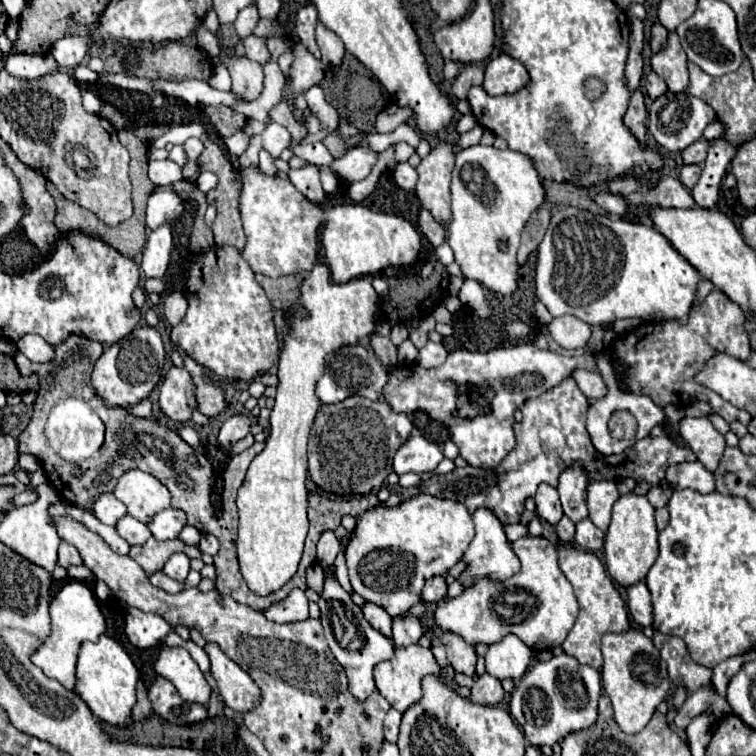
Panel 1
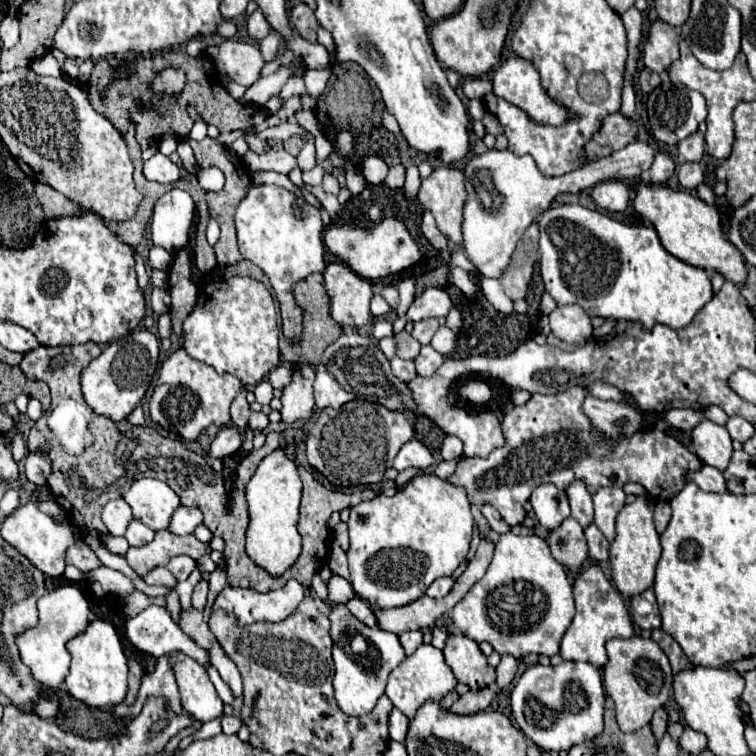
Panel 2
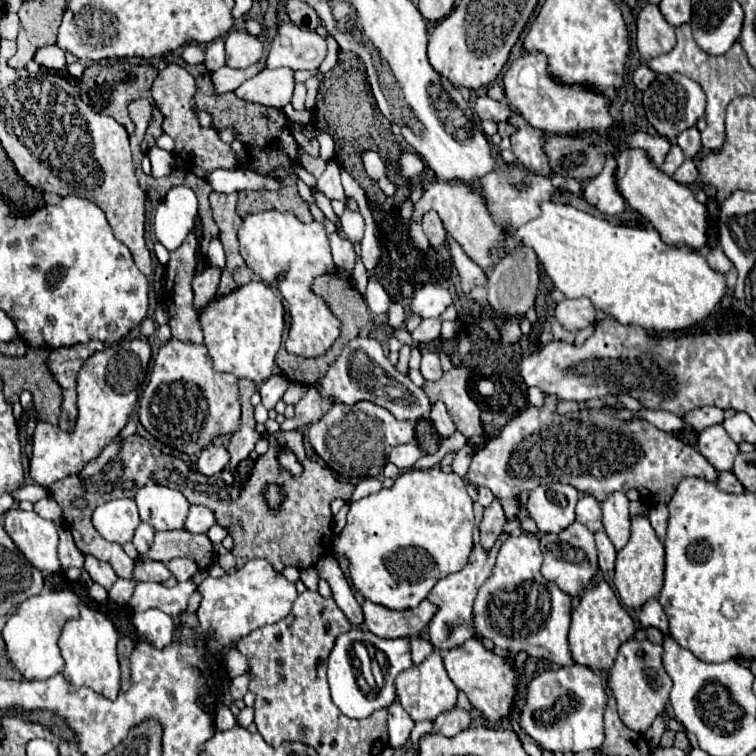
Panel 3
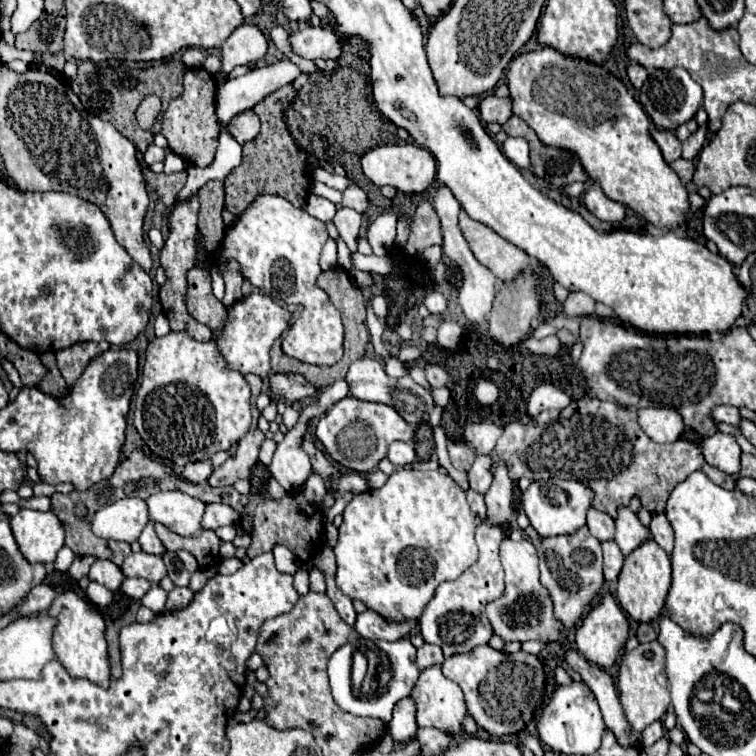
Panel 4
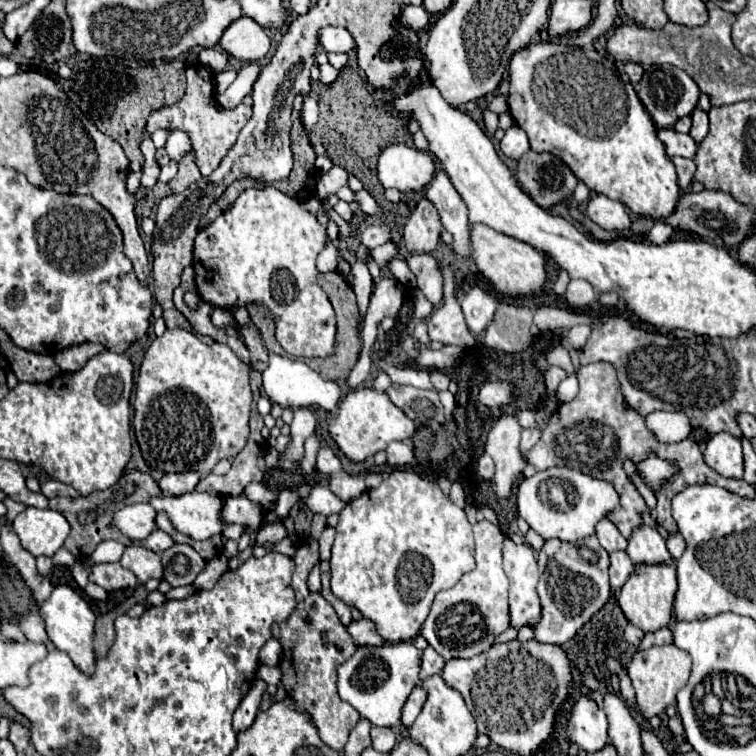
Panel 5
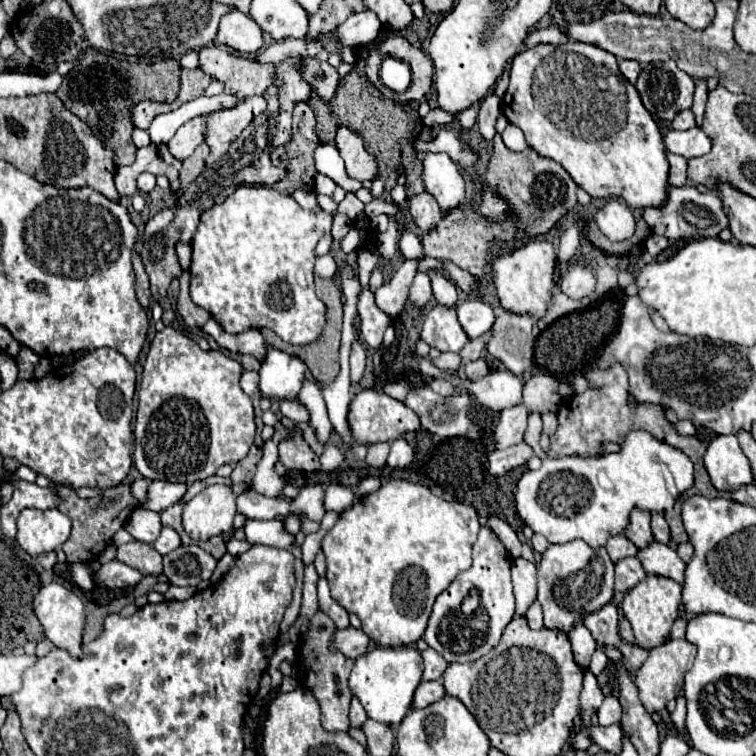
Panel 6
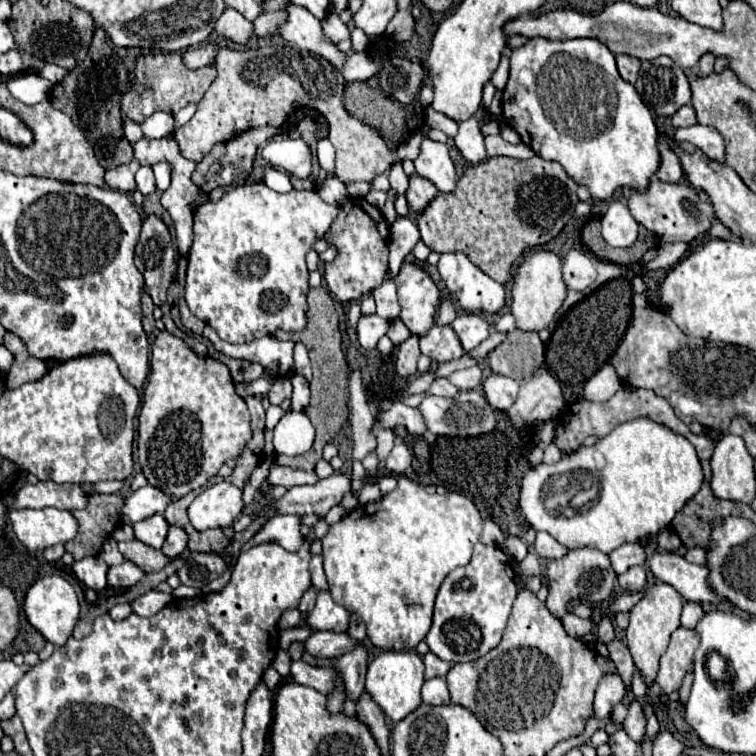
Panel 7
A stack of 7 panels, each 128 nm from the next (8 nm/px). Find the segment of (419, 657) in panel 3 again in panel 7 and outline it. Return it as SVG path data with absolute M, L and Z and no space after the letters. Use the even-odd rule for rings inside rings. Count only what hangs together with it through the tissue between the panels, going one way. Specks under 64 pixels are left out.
M428 652L428 654L424 656L424 664L426 664L426 672L424 672L426 678L446 676L448 670L450 670L450 664L444 662L444 660L440 660L440 658L438 658L436 654L432 654L432 652Z

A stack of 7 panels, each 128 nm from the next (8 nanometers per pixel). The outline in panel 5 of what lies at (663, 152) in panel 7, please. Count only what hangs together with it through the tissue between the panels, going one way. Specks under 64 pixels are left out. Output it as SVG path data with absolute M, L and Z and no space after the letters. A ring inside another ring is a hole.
M672 158L672 162L674 162L676 172L678 172L678 184L682 190L686 190L694 180L696 164L694 164L694 160L688 160L688 158Z

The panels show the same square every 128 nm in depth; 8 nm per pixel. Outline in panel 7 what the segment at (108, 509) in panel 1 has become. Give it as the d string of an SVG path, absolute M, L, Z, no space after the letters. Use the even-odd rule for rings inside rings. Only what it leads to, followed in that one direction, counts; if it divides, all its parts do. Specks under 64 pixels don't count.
M154 514L146 520L132 524L132 528L134 528L136 540L140 540L152 548L162 548L164 540L166 540L166 532L168 532L168 522L164 520L162 514Z

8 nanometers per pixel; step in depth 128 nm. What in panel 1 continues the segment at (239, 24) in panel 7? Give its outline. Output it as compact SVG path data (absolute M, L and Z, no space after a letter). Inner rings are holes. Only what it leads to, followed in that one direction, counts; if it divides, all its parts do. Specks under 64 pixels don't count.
M224 56L226 68L232 76L232 92L242 102L252 102L262 94L264 74L258 62L248 60L246 56Z

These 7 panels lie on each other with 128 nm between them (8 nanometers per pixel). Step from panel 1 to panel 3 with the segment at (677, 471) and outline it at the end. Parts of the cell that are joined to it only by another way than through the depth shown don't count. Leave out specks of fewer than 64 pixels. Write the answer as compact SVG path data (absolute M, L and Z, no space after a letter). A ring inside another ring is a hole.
M718 472L718 480L716 486L724 492L734 492L734 494L742 494L744 486L736 480L736 476L732 472Z

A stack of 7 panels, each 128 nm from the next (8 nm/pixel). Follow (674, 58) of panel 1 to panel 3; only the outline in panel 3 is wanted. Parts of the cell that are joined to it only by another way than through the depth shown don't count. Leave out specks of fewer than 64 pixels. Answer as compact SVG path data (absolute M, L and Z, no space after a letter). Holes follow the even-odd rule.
M646 4L638 12L638 50L644 60L652 60L670 52L676 44L674 26L670 26L664 16L660 14L658 6Z

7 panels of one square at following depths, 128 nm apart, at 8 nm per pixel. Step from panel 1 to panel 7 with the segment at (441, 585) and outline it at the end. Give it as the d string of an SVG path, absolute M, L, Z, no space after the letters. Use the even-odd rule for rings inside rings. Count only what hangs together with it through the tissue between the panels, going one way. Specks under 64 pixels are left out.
M474 544L472 560L452 570L440 586L434 606L434 622L426 634L430 650L450 662L470 662L488 654L502 640L506 620L516 600L518 586L514 578L514 564L498 546Z

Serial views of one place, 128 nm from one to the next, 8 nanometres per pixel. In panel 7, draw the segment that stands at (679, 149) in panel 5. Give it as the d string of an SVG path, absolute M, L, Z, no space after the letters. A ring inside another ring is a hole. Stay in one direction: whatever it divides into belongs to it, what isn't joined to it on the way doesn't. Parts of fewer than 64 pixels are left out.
M694 124L688 128L678 128L674 132L674 140L690 142L694 148L698 148L702 154L706 154L710 160L724 160L724 138L716 132L712 126Z

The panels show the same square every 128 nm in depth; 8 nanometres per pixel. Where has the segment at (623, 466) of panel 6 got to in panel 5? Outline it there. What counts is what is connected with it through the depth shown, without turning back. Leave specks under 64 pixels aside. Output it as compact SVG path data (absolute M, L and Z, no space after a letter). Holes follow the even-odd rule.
M654 454L650 458L646 458L644 462L636 464L636 468L638 468L638 474L640 474L642 482L646 486L650 486L652 490L658 490L664 484L664 480L668 480L672 474L678 472L678 468L672 462L660 460ZM568 466L536 472L532 478L524 478L518 486L518 514L544 540L560 538L564 542L576 542L586 538L594 534L596 522L602 520L616 504L618 492L610 482L596 480Z

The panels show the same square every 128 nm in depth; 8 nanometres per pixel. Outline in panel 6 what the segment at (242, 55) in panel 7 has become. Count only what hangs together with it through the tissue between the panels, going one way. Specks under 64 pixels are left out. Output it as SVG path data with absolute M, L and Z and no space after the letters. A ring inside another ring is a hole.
M206 46L200 50L200 68L212 78L226 84L226 92L236 94L240 100L262 94L272 84L274 66L258 64L244 56L228 54L220 46ZM308 58L304 70L302 70L304 80L318 92L320 98L324 98L326 102L336 94L340 76L336 72L334 66L330 66L328 62L316 60L316 58ZM198 116L182 124L174 138L168 142L168 150L176 160L186 160L196 150L196 146L204 142L204 120L206 116ZM342 126L336 134L336 146L340 150L340 156L346 162L346 174L354 180L372 180L378 172L376 160L372 154L366 152L364 140L354 134L350 128Z

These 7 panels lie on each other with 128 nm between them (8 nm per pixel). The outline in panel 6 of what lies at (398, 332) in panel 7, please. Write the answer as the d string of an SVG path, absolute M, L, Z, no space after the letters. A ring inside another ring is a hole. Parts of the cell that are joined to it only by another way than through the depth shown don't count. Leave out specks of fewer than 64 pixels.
M434 306L426 314L420 336L440 352L460 352L468 342L464 328L456 320L456 306Z

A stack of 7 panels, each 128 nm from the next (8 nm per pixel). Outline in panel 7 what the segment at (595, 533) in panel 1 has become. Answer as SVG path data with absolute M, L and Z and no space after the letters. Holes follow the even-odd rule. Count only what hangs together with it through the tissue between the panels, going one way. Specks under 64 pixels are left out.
M636 566L636 568L630 568L628 572L620 574L618 576L618 584L622 590L626 592L642 592L646 588L646 570L642 566Z

